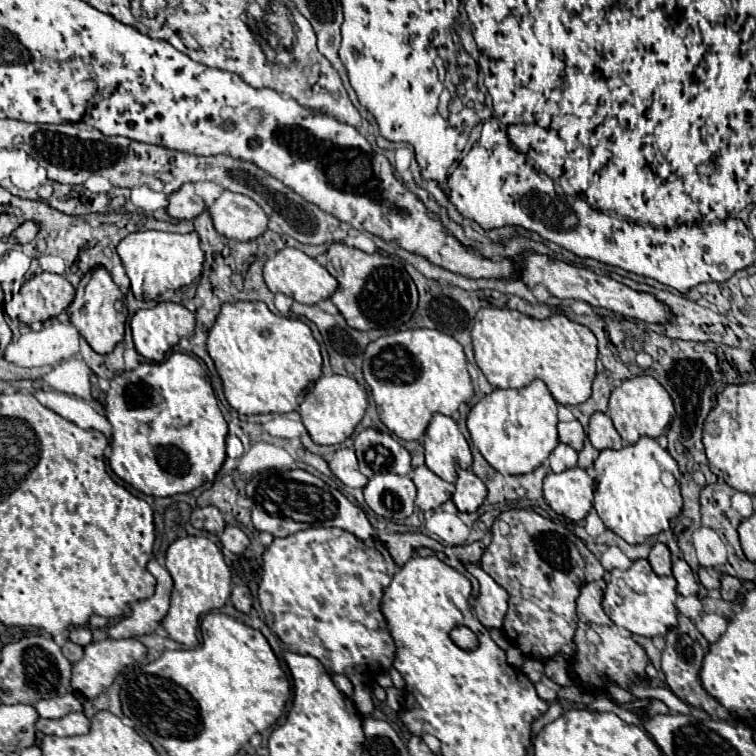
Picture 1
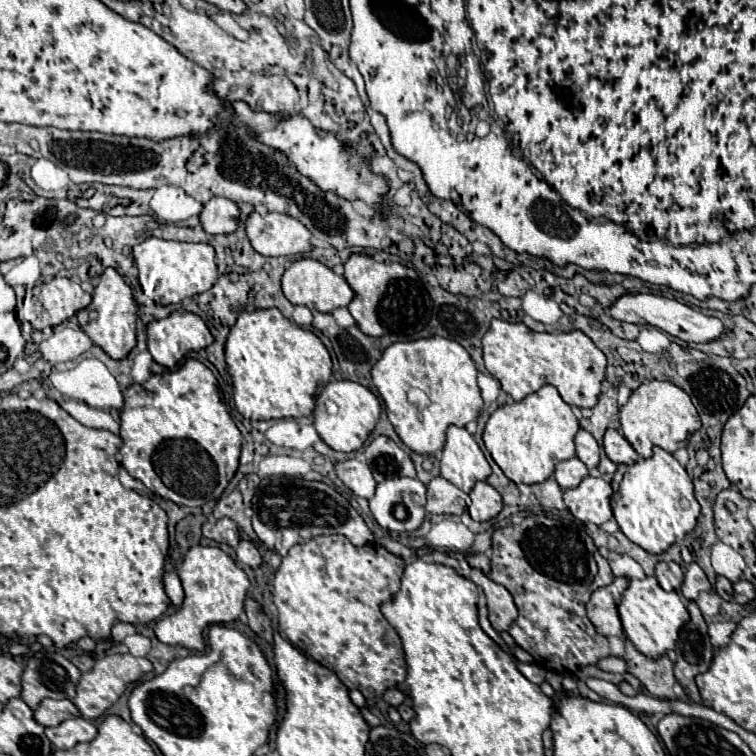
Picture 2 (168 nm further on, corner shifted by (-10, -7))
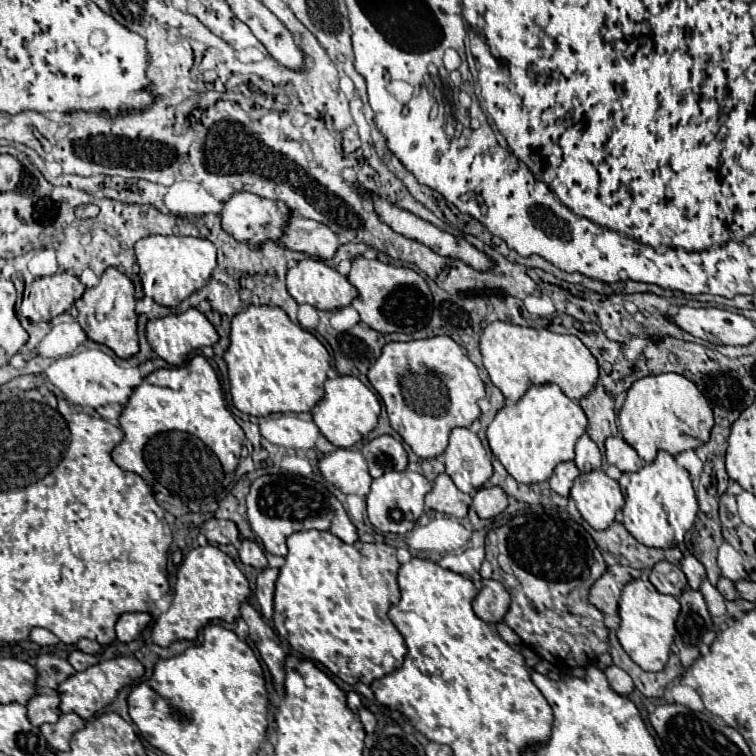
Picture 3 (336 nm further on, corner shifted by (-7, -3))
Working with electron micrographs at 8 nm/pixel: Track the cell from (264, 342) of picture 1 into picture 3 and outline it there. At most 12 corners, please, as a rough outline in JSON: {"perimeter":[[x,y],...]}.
{"perimeter":[[281,308],[231,320],[233,406],[309,412],[327,348]]}

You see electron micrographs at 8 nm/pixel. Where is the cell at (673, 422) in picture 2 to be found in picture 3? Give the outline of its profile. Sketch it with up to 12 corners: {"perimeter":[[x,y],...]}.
{"perimeter":[[681,374],[635,380],[621,436],[645,462],[709,440],[713,416]]}

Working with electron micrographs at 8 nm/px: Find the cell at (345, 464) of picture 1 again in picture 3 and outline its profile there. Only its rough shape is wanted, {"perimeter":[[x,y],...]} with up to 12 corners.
{"perimeter":[[357,448],[319,460],[325,480],[343,494],[367,496],[371,476]]}

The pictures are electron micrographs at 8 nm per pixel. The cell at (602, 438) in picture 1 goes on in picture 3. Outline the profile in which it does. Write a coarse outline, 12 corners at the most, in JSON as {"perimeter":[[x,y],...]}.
{"perimeter":[[621,436],[607,438],[605,456],[621,472],[641,468],[637,452]]}

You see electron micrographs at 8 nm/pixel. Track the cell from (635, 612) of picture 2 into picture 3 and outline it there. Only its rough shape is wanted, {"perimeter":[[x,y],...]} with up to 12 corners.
{"perimeter":[[649,580],[623,588],[617,638],[631,660],[663,670],[679,602]]}

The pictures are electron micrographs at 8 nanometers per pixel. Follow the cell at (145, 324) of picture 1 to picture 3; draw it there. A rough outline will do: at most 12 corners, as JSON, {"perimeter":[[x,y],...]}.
{"perimeter":[[195,308],[147,322],[147,342],[167,364],[185,364],[219,336]]}

